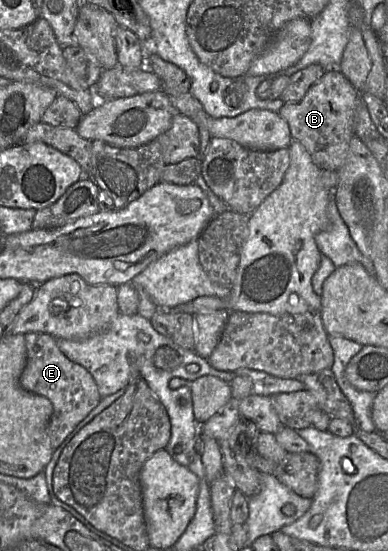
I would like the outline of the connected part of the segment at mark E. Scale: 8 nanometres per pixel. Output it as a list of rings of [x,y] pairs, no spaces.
[[[28,332],[24,336],[27,361],[20,383],[25,390],[44,396],[52,403],[53,413],[48,425],[48,434],[54,451],[99,404],[101,395],[93,376],[59,349],[56,338],[41,332]]]

